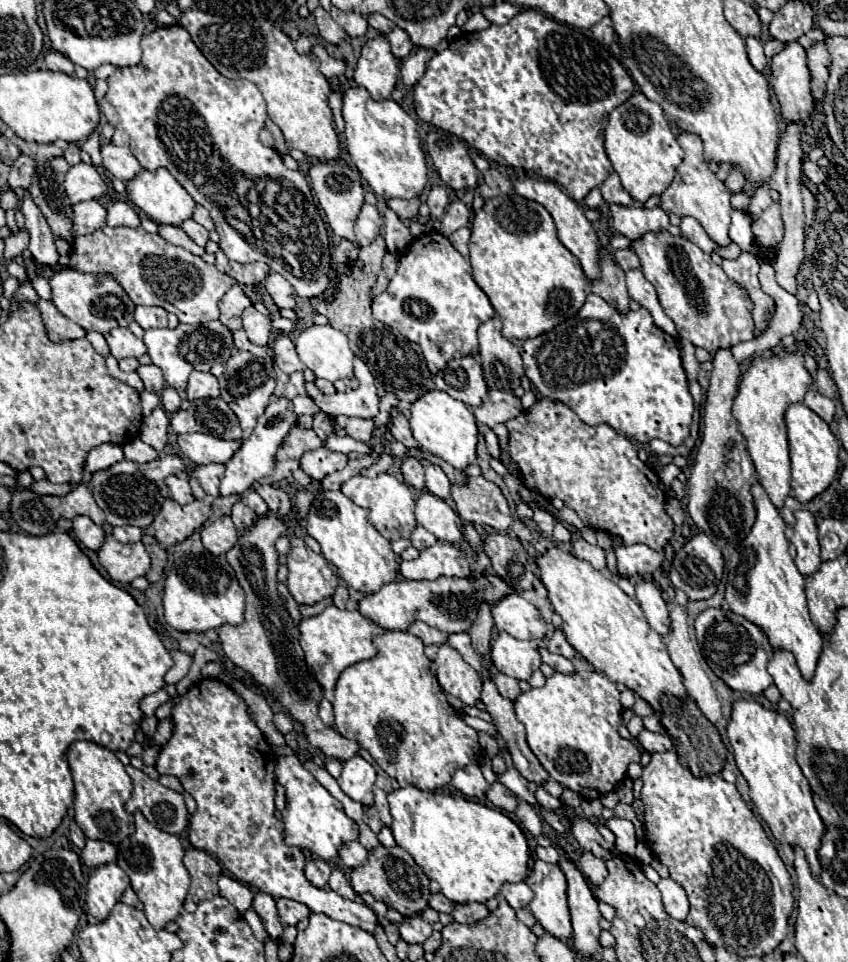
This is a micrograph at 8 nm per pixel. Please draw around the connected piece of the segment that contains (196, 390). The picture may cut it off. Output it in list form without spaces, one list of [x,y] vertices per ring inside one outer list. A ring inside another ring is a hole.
[[[192,371],[190,379],[188,379],[186,395],[188,395],[190,401],[206,399],[206,397],[218,397],[220,395],[218,379],[212,373],[206,373],[206,371]]]

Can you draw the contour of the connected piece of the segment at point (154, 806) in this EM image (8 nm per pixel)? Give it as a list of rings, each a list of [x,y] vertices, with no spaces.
[[[128,765],[126,771],[132,777],[134,789],[124,809],[128,813],[140,811],[154,827],[166,833],[174,833],[174,835],[182,833],[188,825],[188,811],[182,795],[150,779],[140,769],[134,769],[132,765]]]

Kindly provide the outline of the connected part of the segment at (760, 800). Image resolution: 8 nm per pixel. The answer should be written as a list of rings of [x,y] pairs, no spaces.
[[[738,699],[732,703],[732,715],[726,727],[726,735],[734,749],[736,765],[748,781],[750,799],[754,801],[760,817],[770,827],[774,839],[790,845],[800,845],[806,853],[812,875],[818,877],[818,847],[826,825],[812,803],[810,785],[794,759],[796,739],[788,717],[780,711],[762,707],[752,699]]]

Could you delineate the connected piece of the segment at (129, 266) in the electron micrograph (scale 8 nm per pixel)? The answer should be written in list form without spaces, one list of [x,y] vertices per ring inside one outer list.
[[[100,227],[72,241],[70,269],[92,275],[112,275],[136,305],[158,305],[174,313],[180,323],[202,325],[218,319],[218,301],[232,287],[232,277],[208,265],[202,257],[146,233],[142,227]]]

